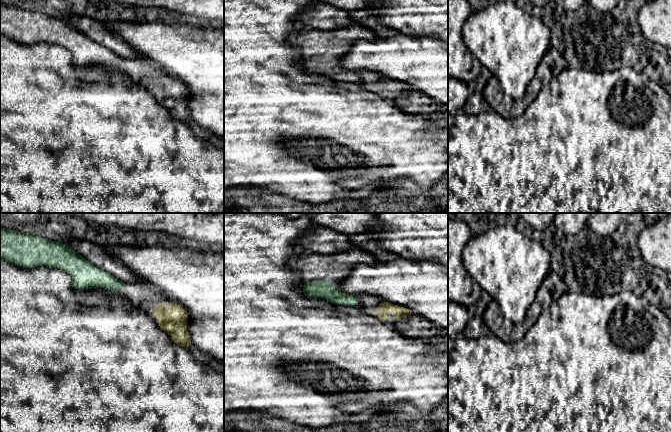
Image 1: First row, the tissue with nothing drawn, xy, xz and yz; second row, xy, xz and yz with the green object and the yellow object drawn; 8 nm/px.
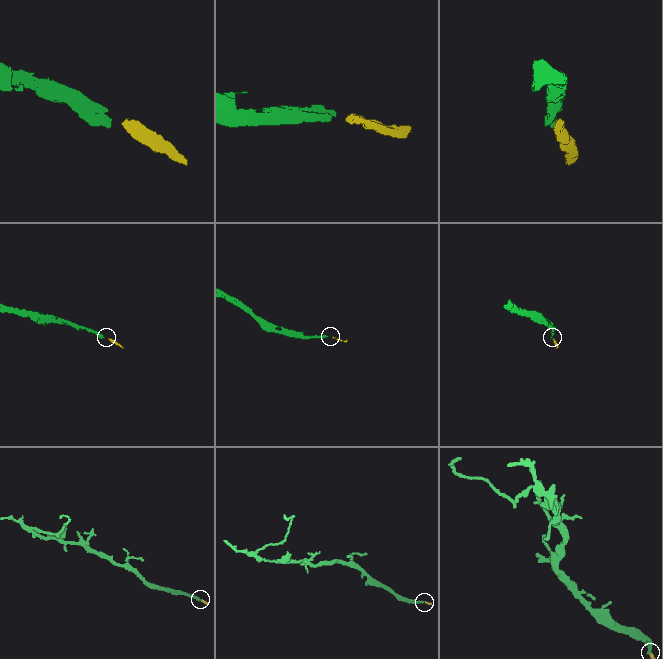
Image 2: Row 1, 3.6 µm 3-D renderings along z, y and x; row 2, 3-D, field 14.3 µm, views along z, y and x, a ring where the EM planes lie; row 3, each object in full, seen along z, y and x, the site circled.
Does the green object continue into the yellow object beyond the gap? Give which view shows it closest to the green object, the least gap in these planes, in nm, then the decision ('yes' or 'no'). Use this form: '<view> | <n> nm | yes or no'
xz | 180 nm | yes

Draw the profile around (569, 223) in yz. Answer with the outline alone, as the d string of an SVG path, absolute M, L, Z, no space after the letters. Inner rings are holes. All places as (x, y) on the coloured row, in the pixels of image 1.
M555 213L552 226L566 235L575 235L587 226L590 213Z

